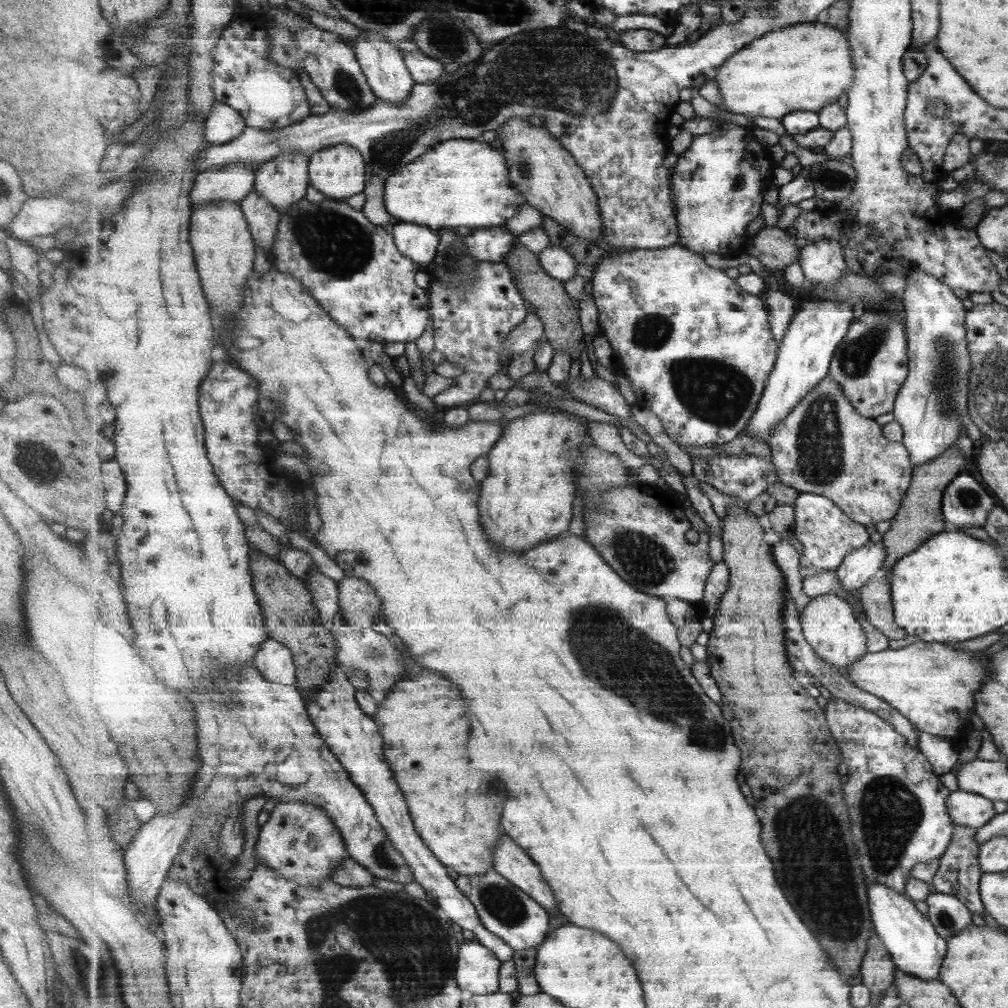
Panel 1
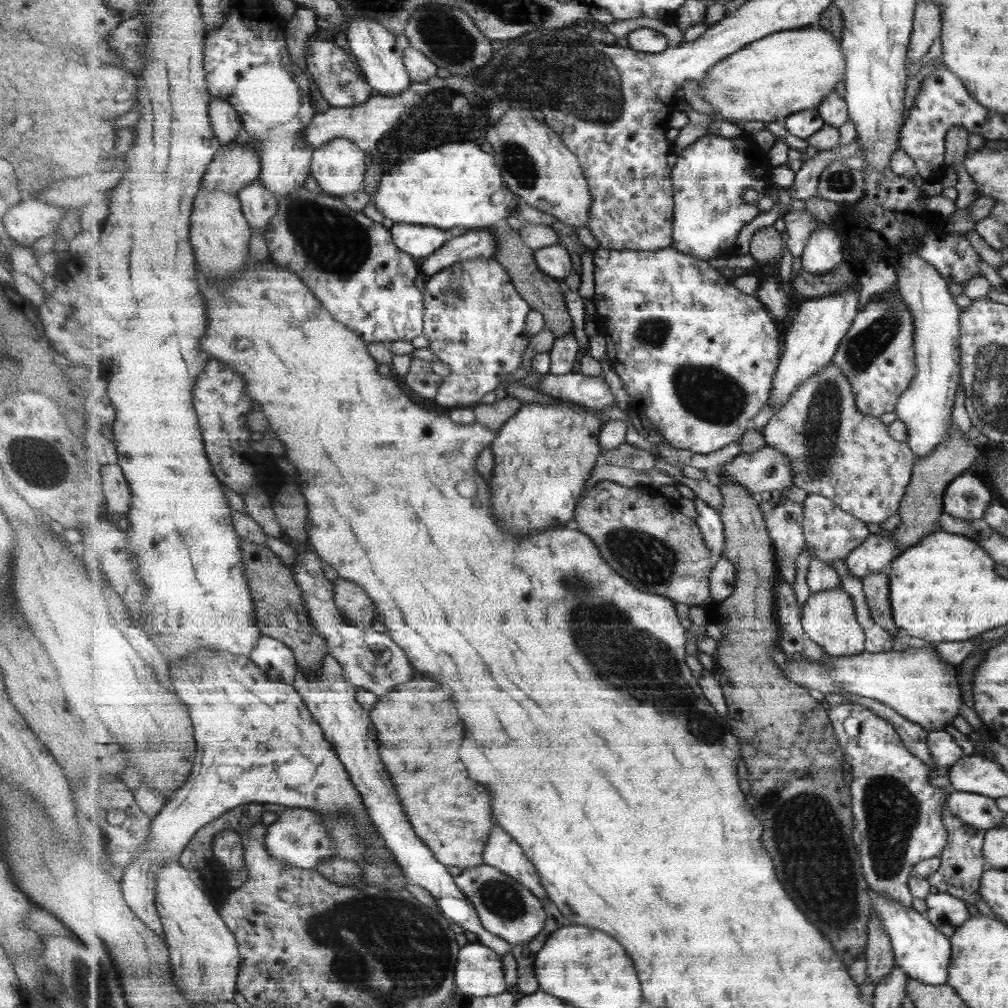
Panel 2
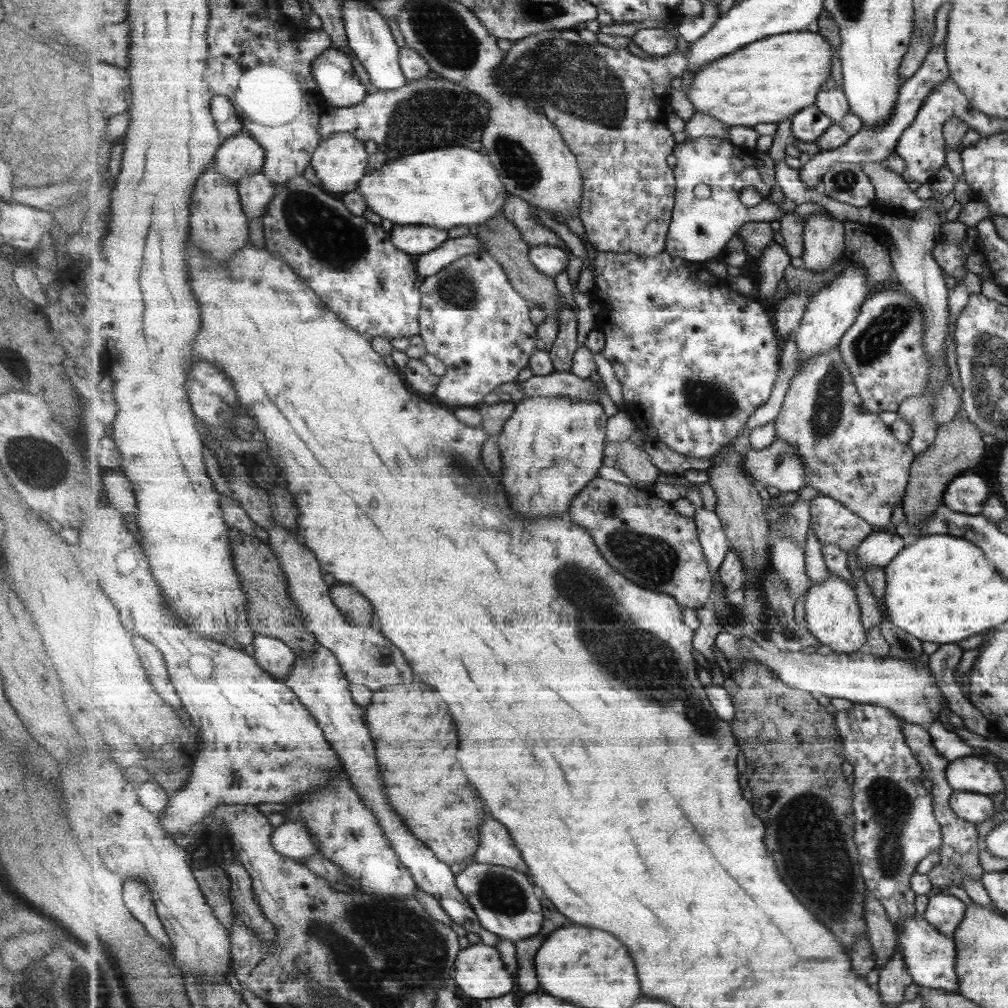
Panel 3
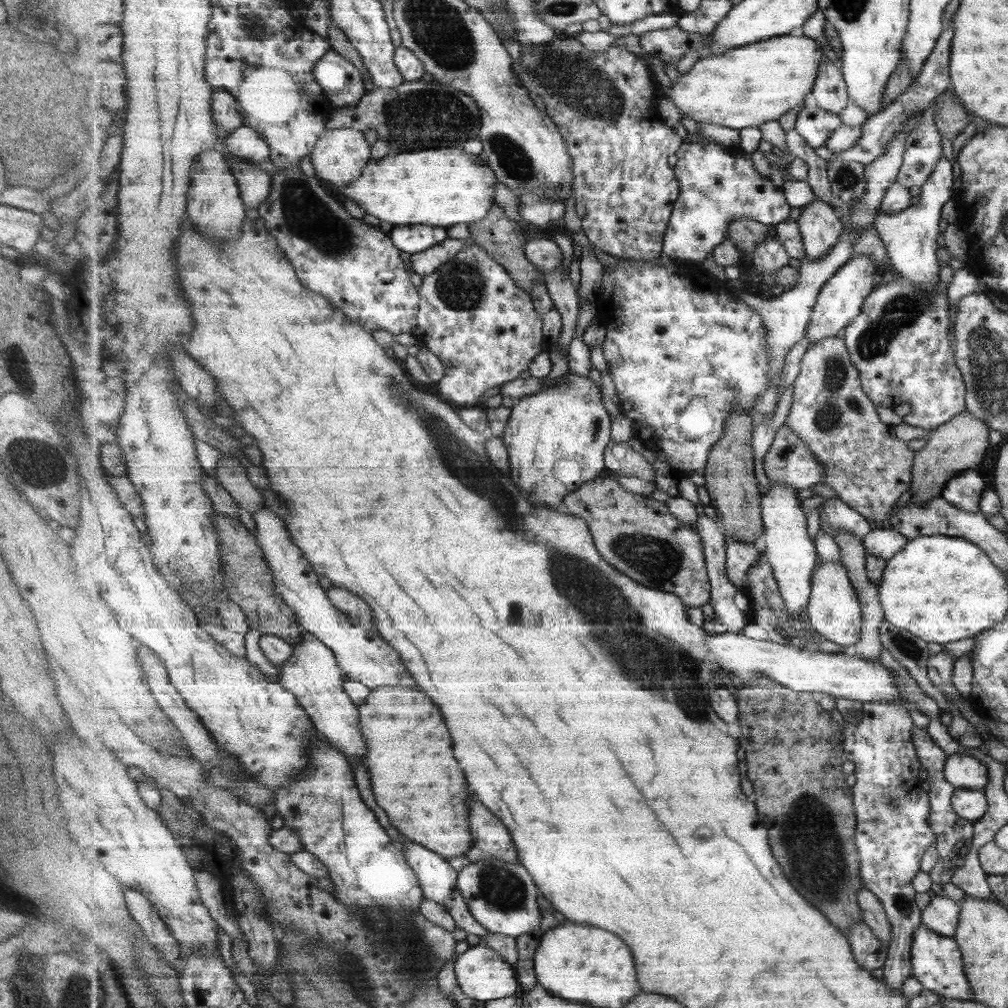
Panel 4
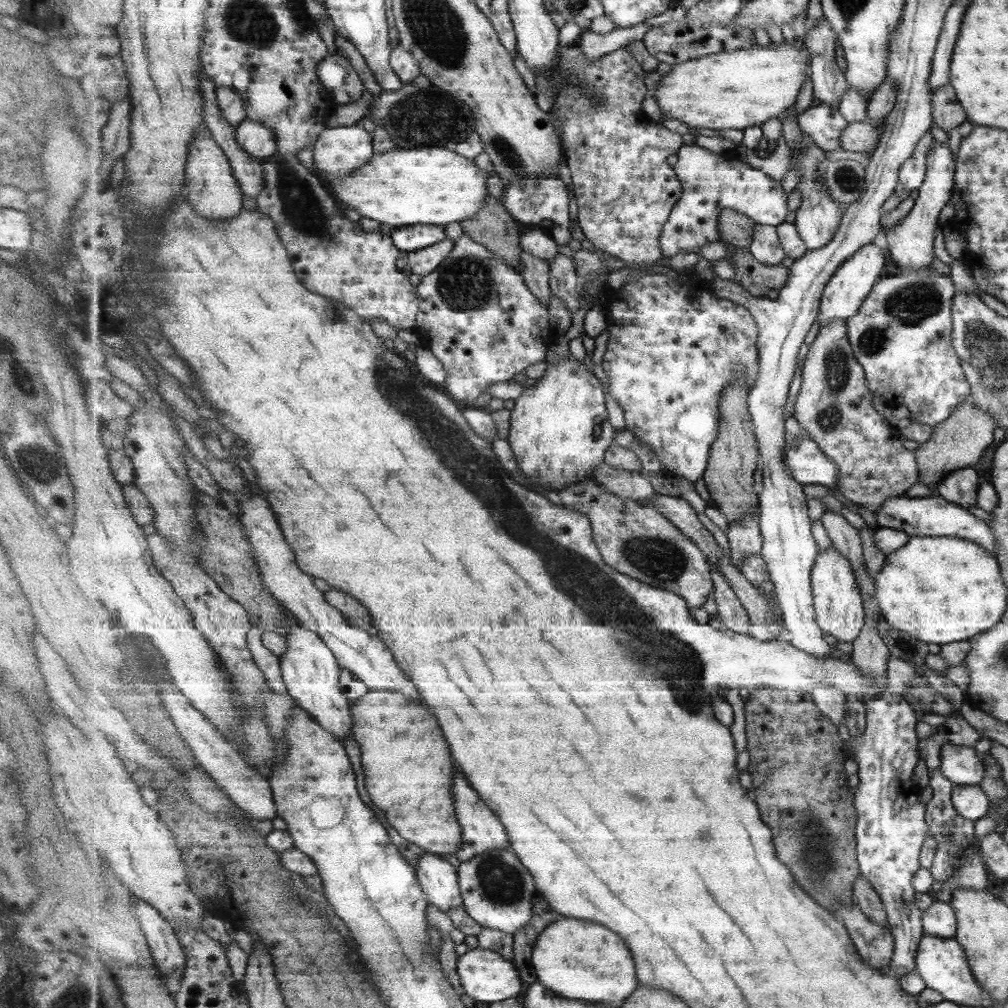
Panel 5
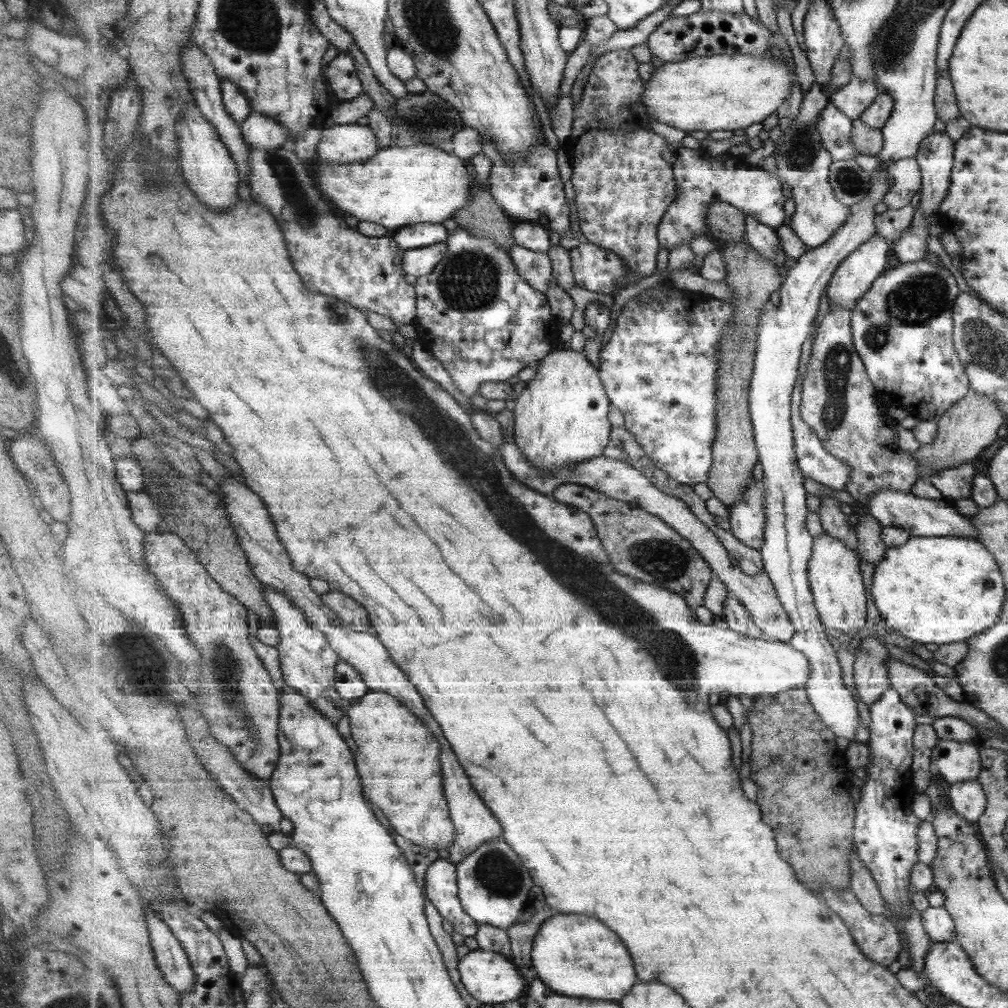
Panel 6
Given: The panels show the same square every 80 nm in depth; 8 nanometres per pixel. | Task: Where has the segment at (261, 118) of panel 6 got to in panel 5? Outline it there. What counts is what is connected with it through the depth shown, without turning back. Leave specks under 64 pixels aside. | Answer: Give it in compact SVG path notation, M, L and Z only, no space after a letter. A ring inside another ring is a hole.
M247 119L236 127L236 141L240 147L260 162L277 154L277 141L272 128L260 121Z

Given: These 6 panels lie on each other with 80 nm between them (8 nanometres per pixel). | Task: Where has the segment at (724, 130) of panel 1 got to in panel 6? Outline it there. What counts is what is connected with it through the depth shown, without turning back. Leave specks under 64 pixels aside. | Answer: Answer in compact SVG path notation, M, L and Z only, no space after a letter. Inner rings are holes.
M682 147L676 152L672 163L675 182L680 186L678 199L672 204L660 226L660 247L671 251L679 244L689 245L695 236L705 236L711 233L709 209L716 202L728 202L742 210L746 215L752 214L759 222L778 229L785 224L787 214L783 194L782 180L777 173L767 172L760 167L734 162L735 156L725 152L712 157L702 149Z

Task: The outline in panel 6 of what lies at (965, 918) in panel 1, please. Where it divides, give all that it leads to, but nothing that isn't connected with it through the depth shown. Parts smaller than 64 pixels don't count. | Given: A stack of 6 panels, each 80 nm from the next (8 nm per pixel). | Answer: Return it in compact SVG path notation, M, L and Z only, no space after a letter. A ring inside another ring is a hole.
M928 906L920 912L920 921L925 934L931 942L949 942L955 940L955 924L945 907Z

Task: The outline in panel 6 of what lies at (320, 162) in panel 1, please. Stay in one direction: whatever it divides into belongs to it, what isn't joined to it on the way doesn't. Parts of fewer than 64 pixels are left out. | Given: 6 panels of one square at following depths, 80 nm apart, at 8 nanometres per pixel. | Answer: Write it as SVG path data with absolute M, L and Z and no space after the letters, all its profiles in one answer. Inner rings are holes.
M339 124L323 130L317 161L331 166L366 163L380 149L376 132L369 125Z

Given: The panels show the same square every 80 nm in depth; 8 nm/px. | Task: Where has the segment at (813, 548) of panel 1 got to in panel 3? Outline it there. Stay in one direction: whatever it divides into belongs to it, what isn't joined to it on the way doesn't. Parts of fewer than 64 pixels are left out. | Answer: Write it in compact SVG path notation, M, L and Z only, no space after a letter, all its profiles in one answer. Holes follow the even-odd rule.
M820 494L811 501L811 530L820 544L834 544L849 553L873 533L873 525L841 501Z

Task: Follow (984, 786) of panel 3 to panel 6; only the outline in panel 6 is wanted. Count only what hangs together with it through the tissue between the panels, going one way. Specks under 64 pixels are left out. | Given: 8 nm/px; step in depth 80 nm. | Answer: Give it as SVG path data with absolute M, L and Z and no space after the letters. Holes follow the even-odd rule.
M940 740L931 750L931 769L950 786L965 781L975 781L983 765L975 743Z

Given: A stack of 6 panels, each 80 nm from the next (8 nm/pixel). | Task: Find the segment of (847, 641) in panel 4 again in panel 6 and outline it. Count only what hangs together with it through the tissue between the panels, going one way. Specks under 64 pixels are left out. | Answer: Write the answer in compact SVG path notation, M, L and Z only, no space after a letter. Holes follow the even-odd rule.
M822 534L816 537L809 567L810 584L822 623L833 630L839 630L850 638L859 636L859 632L871 624L868 618L867 588L865 588L863 574L859 568L860 559L861 556L856 554L856 550L851 550L830 534Z

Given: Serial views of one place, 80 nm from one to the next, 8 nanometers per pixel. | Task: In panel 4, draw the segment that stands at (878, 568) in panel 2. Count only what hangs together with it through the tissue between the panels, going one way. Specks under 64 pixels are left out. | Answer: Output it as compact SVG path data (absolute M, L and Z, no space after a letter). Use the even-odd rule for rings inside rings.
M874 527L872 531L863 538L866 553L872 554L883 560L891 560L904 547L907 539L890 527Z

